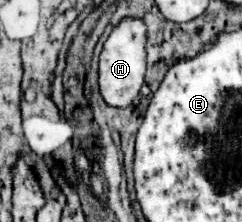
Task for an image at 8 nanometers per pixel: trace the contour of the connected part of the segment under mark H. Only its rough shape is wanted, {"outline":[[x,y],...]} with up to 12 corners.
{"outline":[[122,19],[100,53],[100,95],[128,107],[146,71],[146,25]]}

